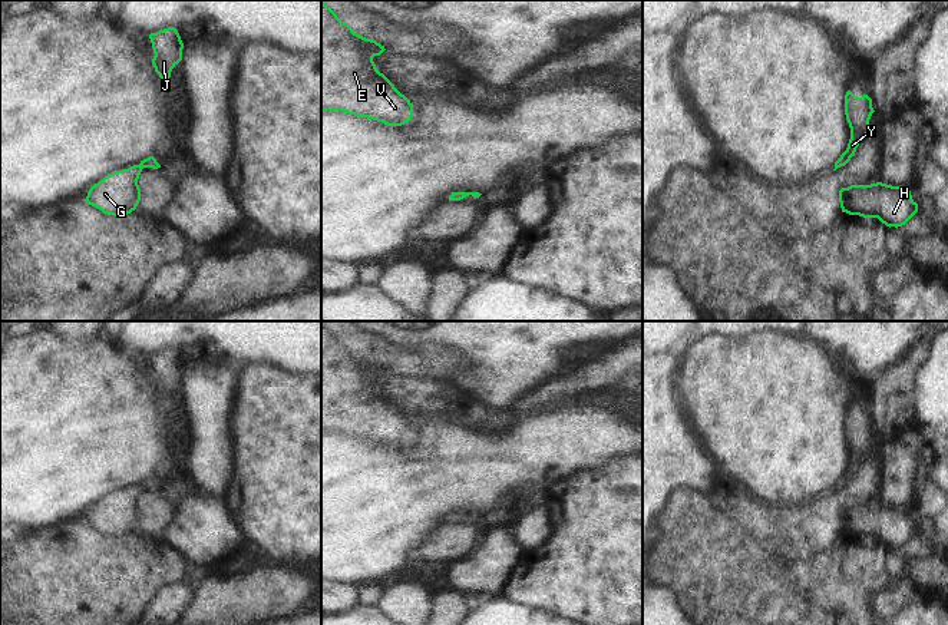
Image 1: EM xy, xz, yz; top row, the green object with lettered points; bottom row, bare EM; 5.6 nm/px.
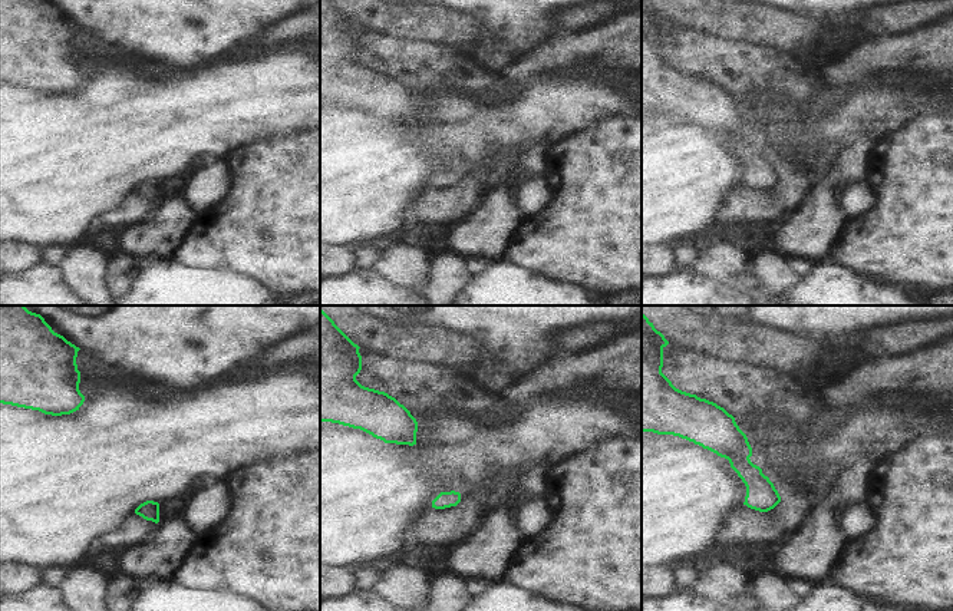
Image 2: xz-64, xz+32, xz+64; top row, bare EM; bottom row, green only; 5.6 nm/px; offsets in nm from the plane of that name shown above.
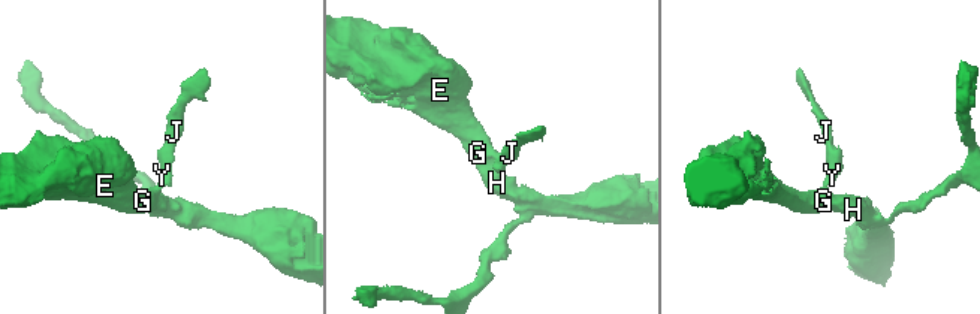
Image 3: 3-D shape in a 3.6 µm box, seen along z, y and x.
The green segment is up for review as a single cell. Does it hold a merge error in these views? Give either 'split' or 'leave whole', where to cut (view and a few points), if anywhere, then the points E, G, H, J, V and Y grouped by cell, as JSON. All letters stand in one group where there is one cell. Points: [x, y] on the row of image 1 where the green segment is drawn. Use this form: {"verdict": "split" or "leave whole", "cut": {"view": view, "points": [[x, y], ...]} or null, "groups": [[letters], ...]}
{"verdict": "leave whole", "cut": null, "groups": [["E", "G", "H", "J", "V", "Y"]]}

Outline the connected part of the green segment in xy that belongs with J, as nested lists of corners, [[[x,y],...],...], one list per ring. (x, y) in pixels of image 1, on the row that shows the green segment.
[[[168,27],[149,34],[153,59],[152,65],[161,80],[165,82],[171,77],[172,69],[182,60],[184,43],[175,27]]]

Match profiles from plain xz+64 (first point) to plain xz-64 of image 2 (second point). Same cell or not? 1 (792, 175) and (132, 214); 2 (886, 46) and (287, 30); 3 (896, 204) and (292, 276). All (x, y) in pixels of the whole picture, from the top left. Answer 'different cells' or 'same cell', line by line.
1: same cell
2: same cell
3: same cell

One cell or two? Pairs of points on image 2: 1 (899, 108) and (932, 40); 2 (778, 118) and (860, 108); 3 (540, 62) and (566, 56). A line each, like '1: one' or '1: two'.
1: two
2: one
3: one

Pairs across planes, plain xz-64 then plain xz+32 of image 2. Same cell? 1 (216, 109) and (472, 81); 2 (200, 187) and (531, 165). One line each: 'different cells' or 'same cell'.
1: different cells
2: different cells

